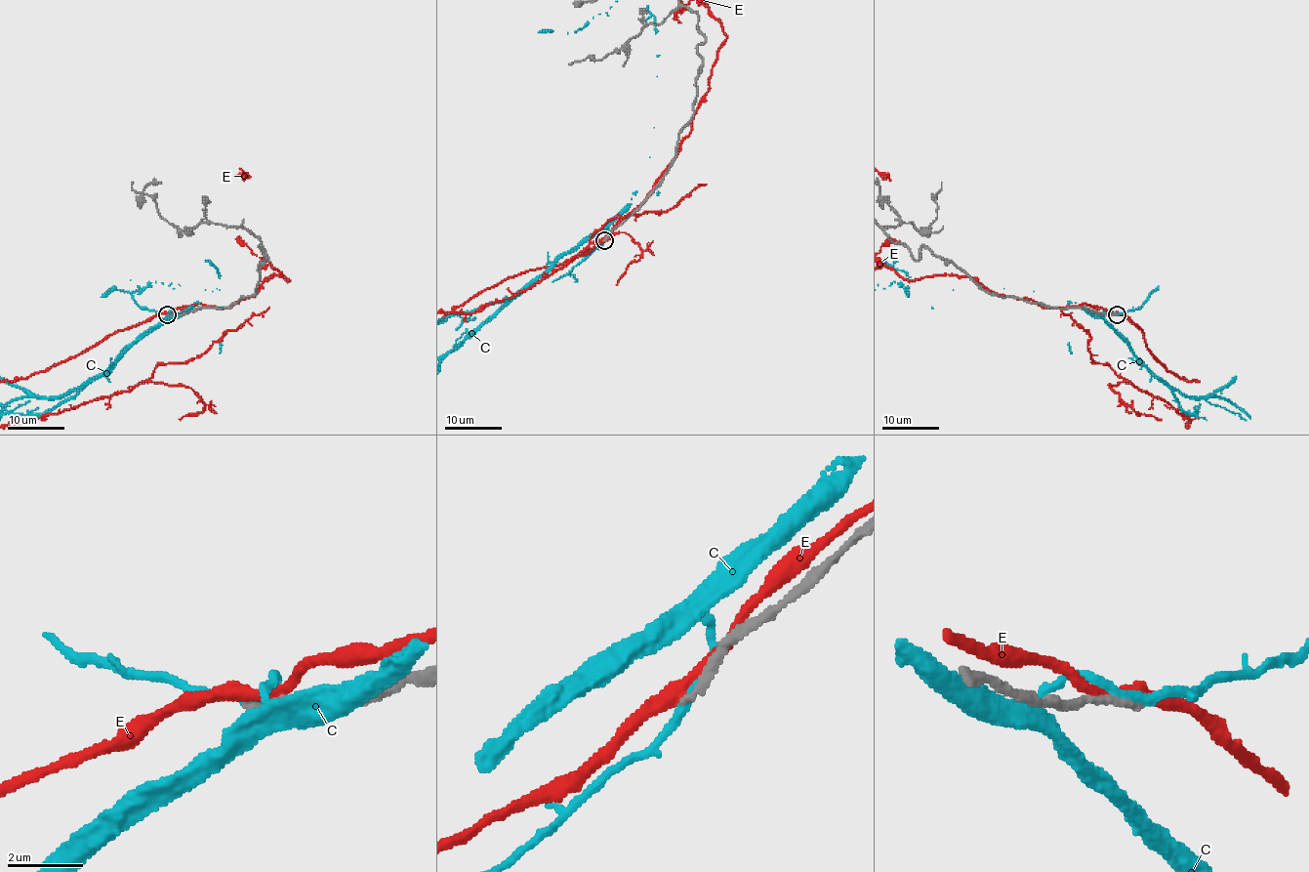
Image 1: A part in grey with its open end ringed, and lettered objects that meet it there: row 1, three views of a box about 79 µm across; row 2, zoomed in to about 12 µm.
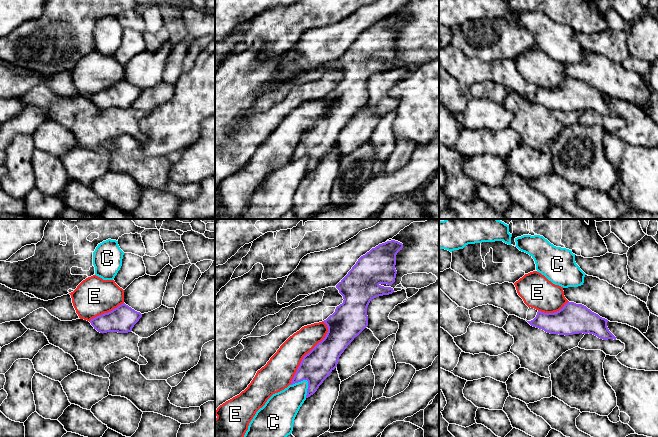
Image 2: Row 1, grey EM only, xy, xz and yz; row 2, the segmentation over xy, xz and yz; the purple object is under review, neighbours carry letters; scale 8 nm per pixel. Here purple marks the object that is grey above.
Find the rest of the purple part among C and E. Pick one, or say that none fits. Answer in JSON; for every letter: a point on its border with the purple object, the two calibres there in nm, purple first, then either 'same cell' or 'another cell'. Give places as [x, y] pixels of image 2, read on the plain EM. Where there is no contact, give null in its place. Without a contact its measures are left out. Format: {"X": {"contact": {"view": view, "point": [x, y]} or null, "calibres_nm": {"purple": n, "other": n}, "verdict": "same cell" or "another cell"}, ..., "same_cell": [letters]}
{"C": {"contact": {"view": "xz", "point": [307, 156]}, "calibres_nm": {"purple": 240, "other": 220}, "verdict": "another cell"}, "E": {"contact": {"view": "xz", "point": [309, 128]}, "calibres_nm": {"purple": 240, "other": 240}, "verdict": "another cell"}, "same_cell": []}

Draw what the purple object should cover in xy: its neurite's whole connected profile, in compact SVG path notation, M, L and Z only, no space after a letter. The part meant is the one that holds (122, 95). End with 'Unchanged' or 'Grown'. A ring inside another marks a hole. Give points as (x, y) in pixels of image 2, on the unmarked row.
M123 79L112 87L91 95L90 99L100 109L128 109L141 93L140 88Z. Unchanged

